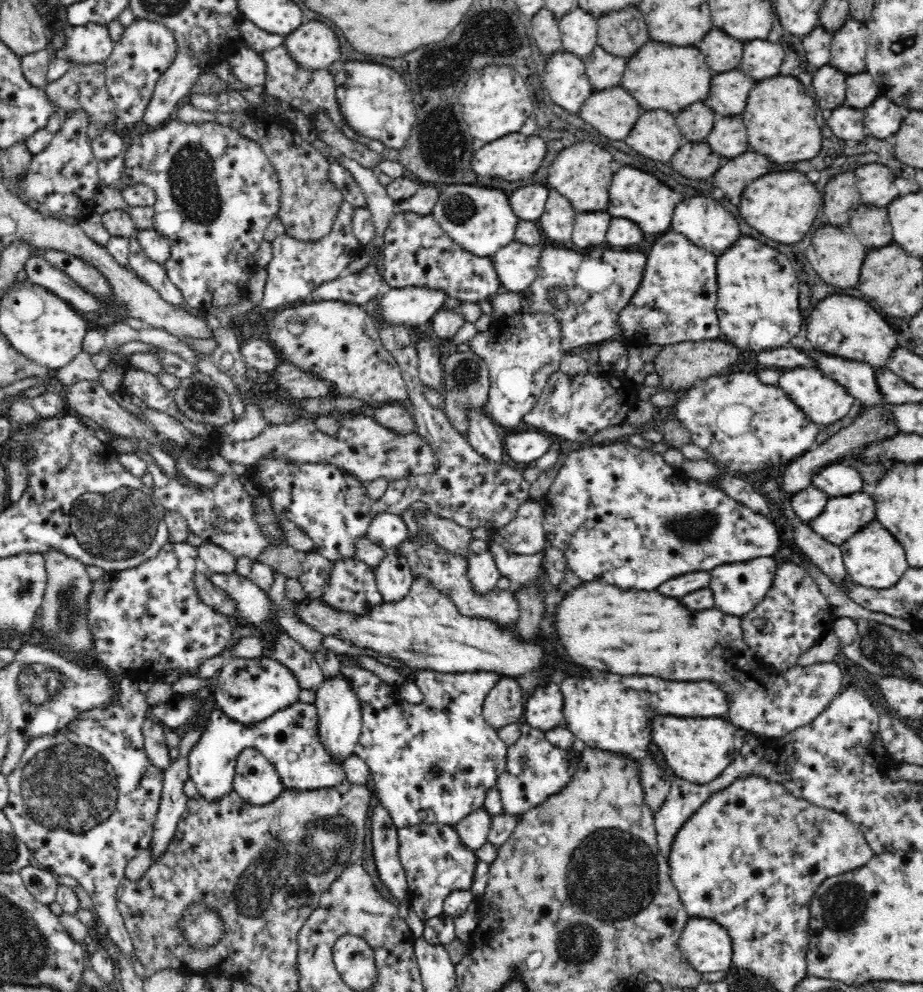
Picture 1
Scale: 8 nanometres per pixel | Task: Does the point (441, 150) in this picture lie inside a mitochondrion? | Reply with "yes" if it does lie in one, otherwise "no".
yes

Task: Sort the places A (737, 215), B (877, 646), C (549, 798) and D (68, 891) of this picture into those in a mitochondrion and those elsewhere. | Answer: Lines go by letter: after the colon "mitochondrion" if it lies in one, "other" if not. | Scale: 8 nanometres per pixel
A: other
B: mitochondrion
C: other
D: other

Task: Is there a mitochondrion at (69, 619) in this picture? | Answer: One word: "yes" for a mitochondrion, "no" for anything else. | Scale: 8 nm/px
yes

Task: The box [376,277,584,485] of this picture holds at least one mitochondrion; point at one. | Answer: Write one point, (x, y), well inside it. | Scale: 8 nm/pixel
(467, 373)

